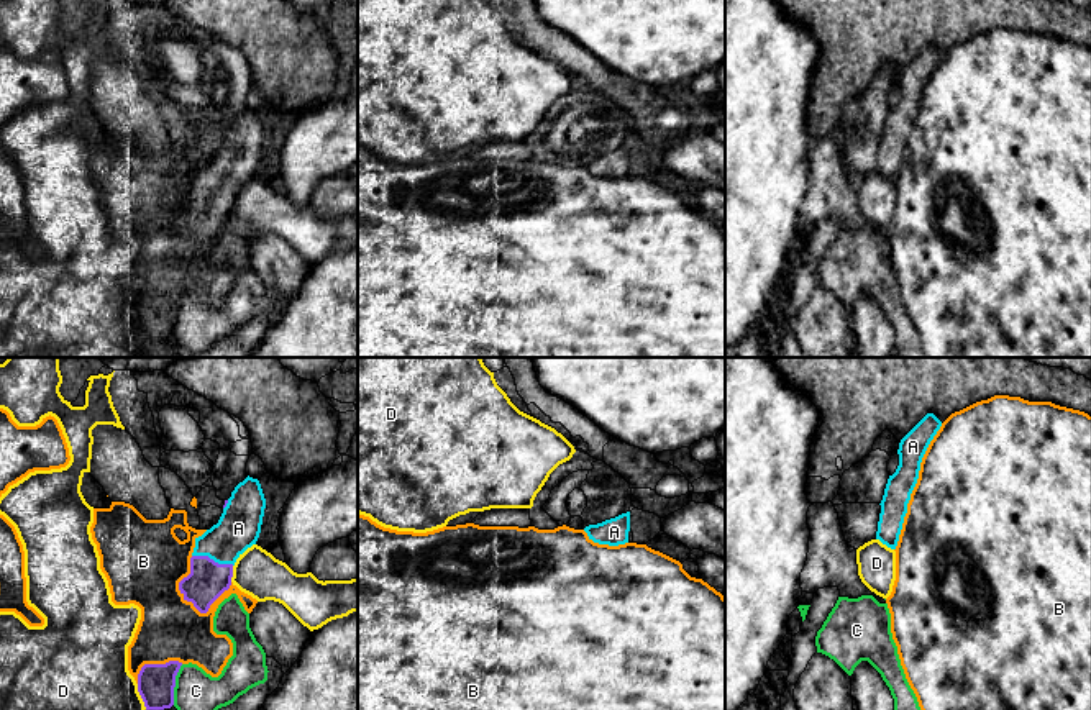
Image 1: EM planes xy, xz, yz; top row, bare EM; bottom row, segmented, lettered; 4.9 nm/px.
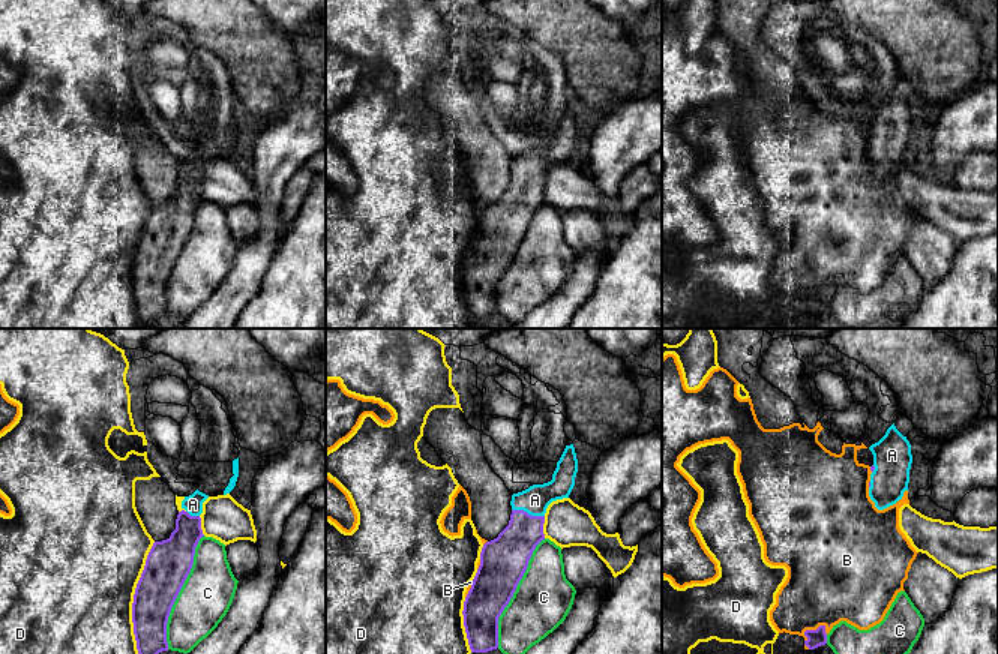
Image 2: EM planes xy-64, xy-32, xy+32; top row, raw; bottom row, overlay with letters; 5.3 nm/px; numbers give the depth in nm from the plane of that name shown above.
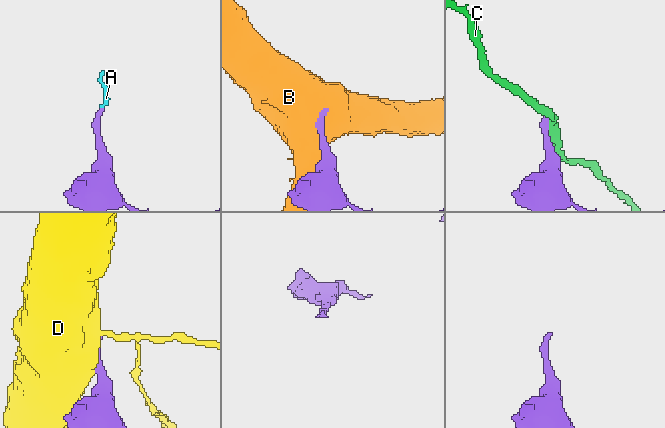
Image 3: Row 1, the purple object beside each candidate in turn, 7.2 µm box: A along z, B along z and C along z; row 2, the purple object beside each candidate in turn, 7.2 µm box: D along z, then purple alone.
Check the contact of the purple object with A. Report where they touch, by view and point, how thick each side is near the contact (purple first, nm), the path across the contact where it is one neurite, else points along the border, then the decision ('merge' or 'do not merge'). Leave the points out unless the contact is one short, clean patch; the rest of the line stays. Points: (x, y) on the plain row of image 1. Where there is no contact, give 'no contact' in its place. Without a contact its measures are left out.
contact xy (212, 192); calibres 190 and 220 nm; way xy (207, 213), (212, 192), (215, 184), (238, 161); merge

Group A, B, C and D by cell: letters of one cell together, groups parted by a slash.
A / B / C / D

